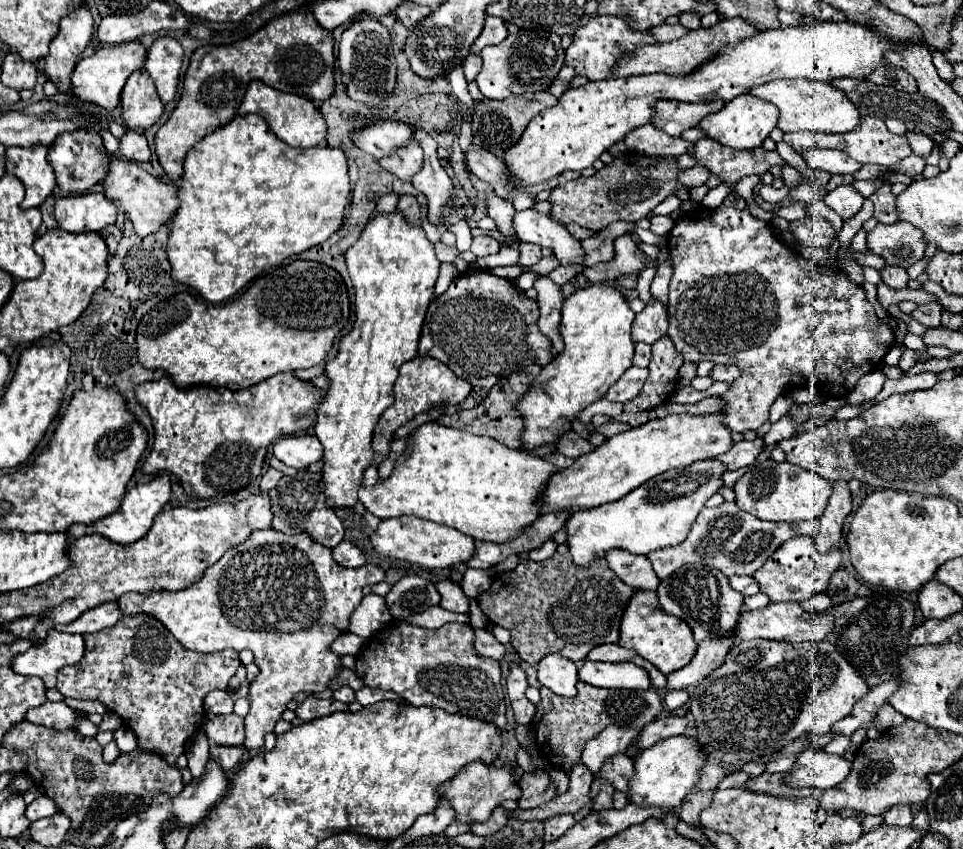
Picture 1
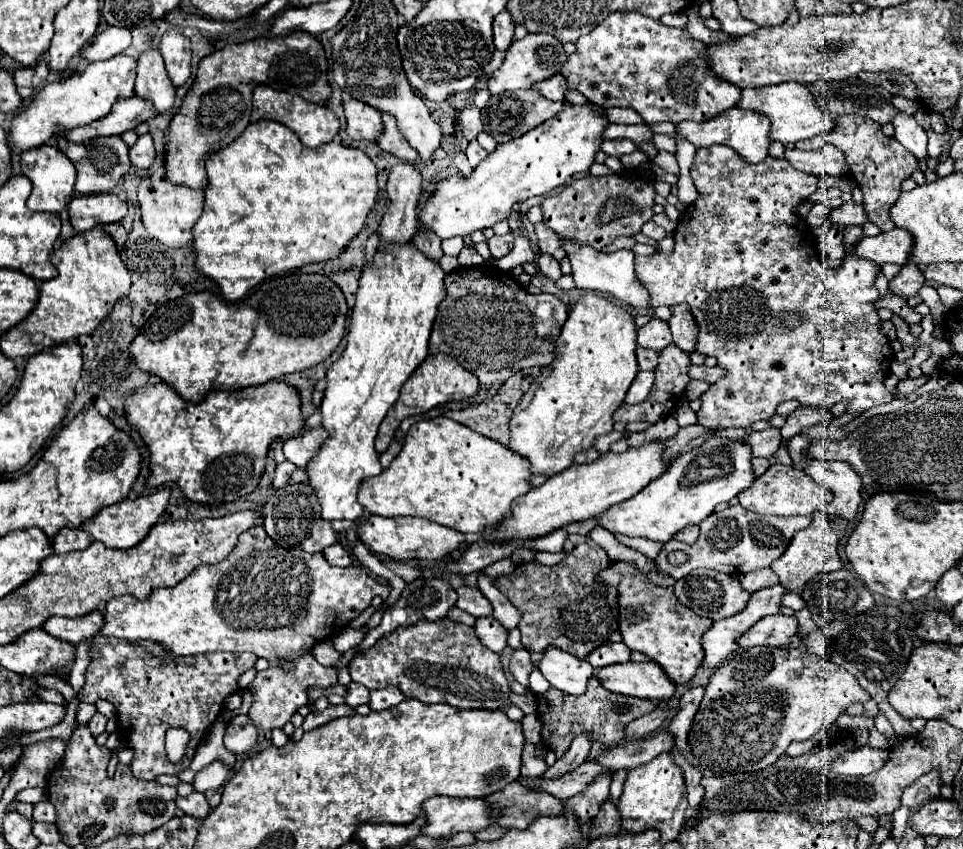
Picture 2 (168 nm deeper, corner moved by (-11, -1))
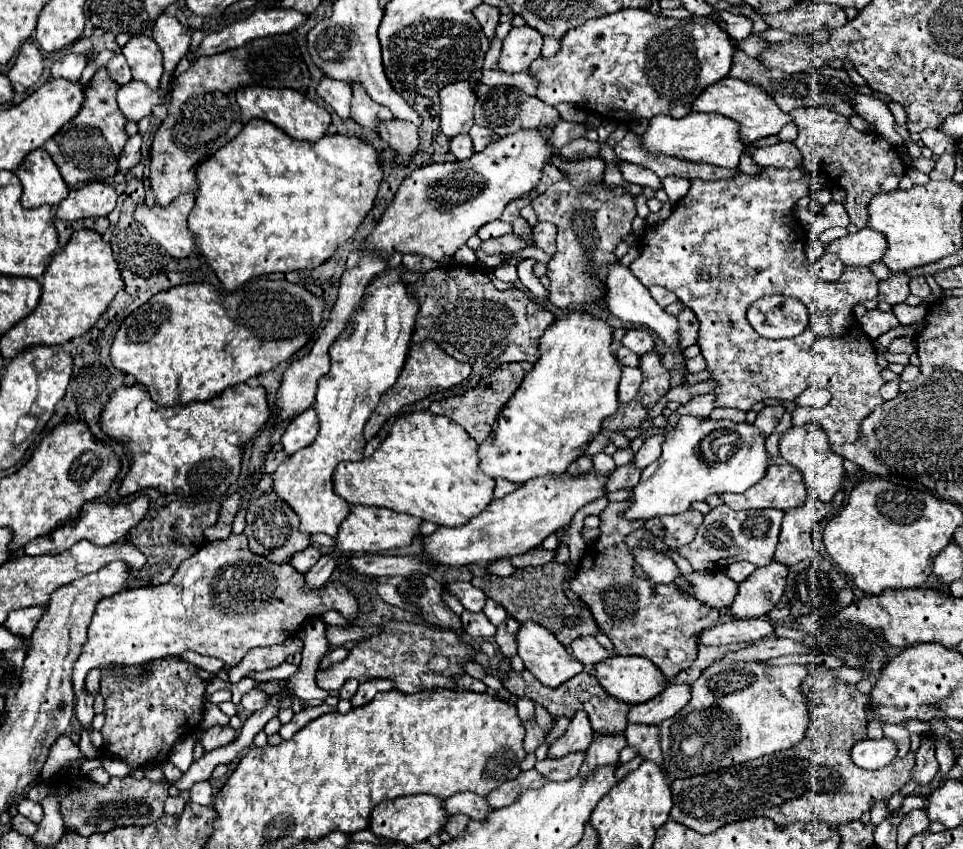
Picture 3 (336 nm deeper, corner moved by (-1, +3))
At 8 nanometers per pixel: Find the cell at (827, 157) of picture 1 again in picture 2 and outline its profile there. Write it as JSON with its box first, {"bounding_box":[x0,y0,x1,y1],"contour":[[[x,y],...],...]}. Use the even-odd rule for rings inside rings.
{"bounding_box":[785,144,847,178],"contour":[[[825,144],[823,148],[811,152],[811,150],[785,150],[785,158],[793,164],[793,168],[803,170],[807,174],[829,174],[835,178],[847,176],[847,160],[843,156],[843,152],[839,152],[839,148]]]}

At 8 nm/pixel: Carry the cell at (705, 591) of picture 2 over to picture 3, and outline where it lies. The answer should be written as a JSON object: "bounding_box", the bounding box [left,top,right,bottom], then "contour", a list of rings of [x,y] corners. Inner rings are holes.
{"bounding_box":[675,570,737,608],"contour":[[[707,570],[707,572],[693,572],[675,580],[681,590],[693,592],[697,600],[709,604],[713,608],[729,606],[737,596],[737,584],[723,574],[721,570]]]}

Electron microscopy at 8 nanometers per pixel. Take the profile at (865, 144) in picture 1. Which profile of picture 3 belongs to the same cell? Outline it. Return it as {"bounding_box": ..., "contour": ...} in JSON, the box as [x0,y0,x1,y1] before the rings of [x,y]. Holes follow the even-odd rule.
{"bounding_box":[789,106,905,228],"contour":[[[819,106],[819,108],[797,108],[789,116],[793,118],[793,122],[797,124],[797,130],[799,130],[799,136],[793,144],[799,148],[799,152],[805,158],[803,160],[805,172],[809,172],[813,176],[827,176],[827,178],[835,180],[847,192],[843,206],[845,206],[851,222],[857,228],[865,228],[867,226],[867,204],[869,204],[869,200],[879,192],[897,190],[899,180],[905,174],[905,164],[903,164],[901,156],[897,154],[897,150],[883,136],[877,136],[873,132],[859,132],[849,124],[849,120],[845,116],[841,116],[829,108],[823,108],[823,106]]]}

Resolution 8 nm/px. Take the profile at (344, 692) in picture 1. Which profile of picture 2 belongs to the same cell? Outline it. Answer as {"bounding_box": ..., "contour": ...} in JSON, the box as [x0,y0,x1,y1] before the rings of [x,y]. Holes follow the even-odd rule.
{"bounding_box":[345,682,369,708],"contour":[[[351,682],[347,686],[347,694],[345,694],[345,702],[353,708],[357,708],[359,704],[367,704],[369,702],[369,690],[357,682]]]}

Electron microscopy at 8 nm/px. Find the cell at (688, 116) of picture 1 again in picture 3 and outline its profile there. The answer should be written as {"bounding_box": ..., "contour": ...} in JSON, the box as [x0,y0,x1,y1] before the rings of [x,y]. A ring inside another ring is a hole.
{"bounding_box":[529,8,733,118],"contour":[[[623,8],[621,12],[587,20],[585,24],[567,30],[561,38],[561,48],[551,58],[537,58],[529,66],[531,76],[539,82],[535,96],[557,106],[561,102],[575,104],[587,114],[605,118],[653,118],[657,114],[667,114],[673,118],[683,118],[691,112],[693,100],[709,86],[725,78],[731,70],[733,44],[729,34],[719,28],[711,16],[693,16],[689,20],[675,20],[659,14],[651,14],[645,8]]]}

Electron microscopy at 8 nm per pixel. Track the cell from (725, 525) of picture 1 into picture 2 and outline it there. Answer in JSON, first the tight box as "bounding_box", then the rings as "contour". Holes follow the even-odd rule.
{"bounding_box":[657,504,811,580],"contour":[[[733,504],[723,512],[713,512],[707,520],[699,524],[701,534],[697,542],[685,544],[679,540],[671,540],[671,544],[665,544],[661,552],[657,554],[657,568],[661,568],[665,574],[673,576],[675,580],[687,576],[687,572],[705,566],[713,568],[725,574],[747,574],[761,568],[767,568],[773,560],[777,560],[785,548],[789,546],[795,532],[807,528],[811,524],[809,516],[791,516],[791,518],[779,518],[779,516],[759,516],[751,510],[745,510],[741,504]],[[673,550],[683,550],[689,554],[689,560],[683,566],[671,566],[667,562],[667,554]]]}

